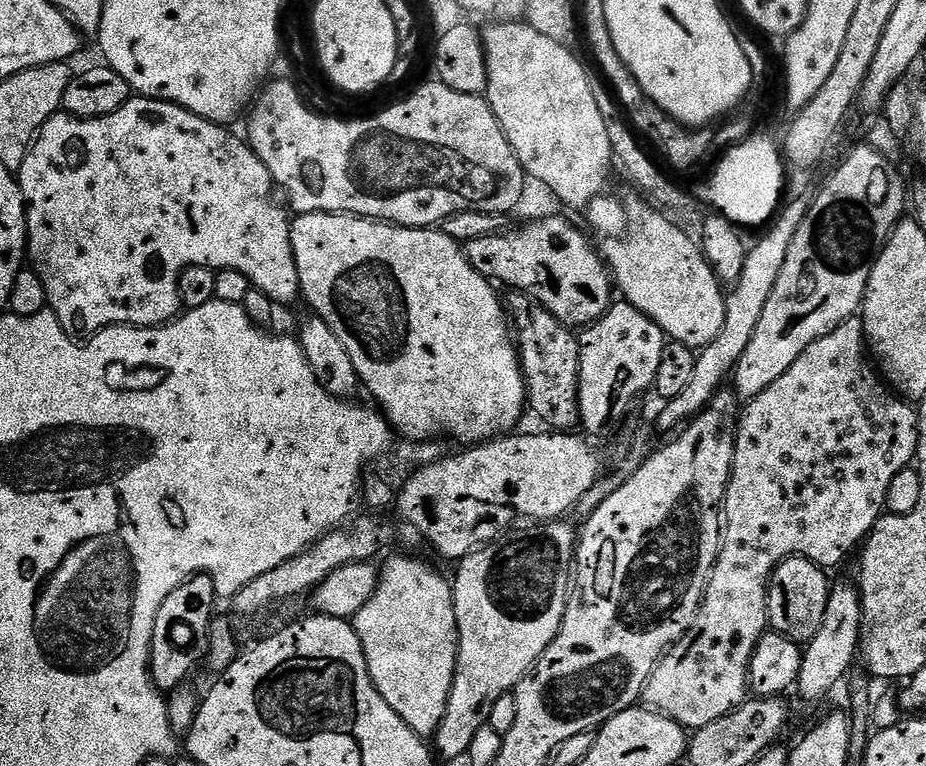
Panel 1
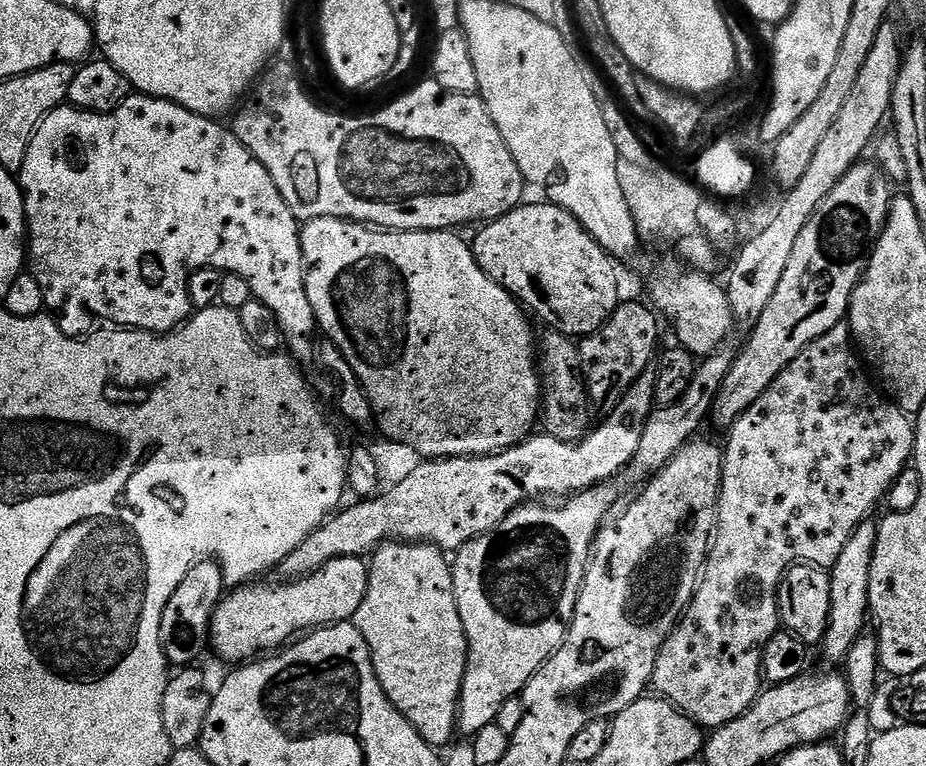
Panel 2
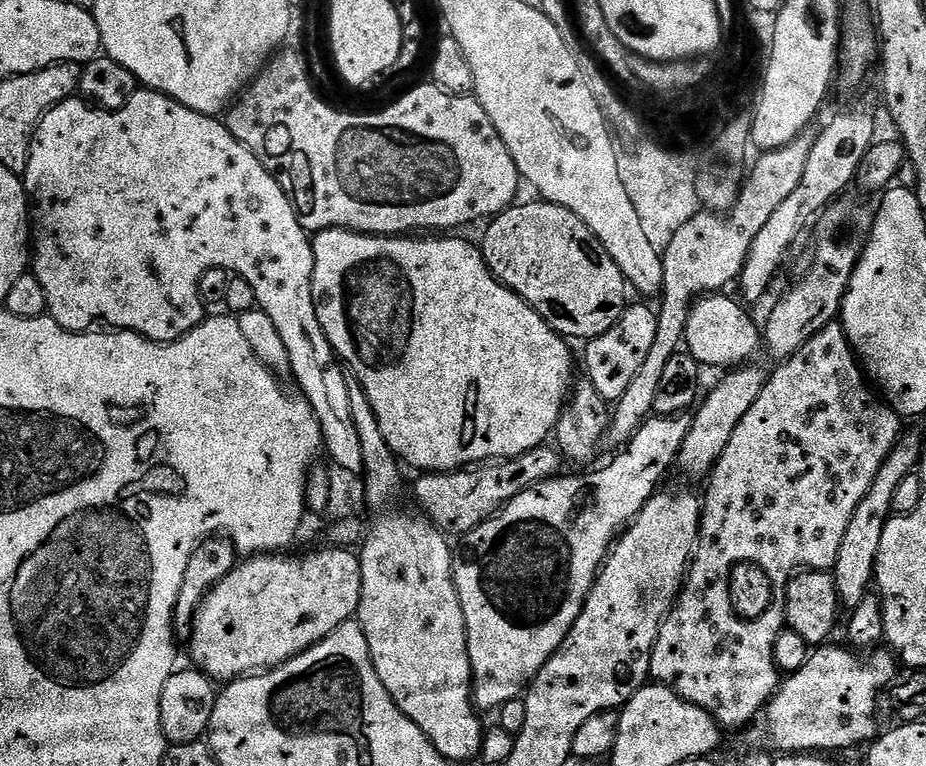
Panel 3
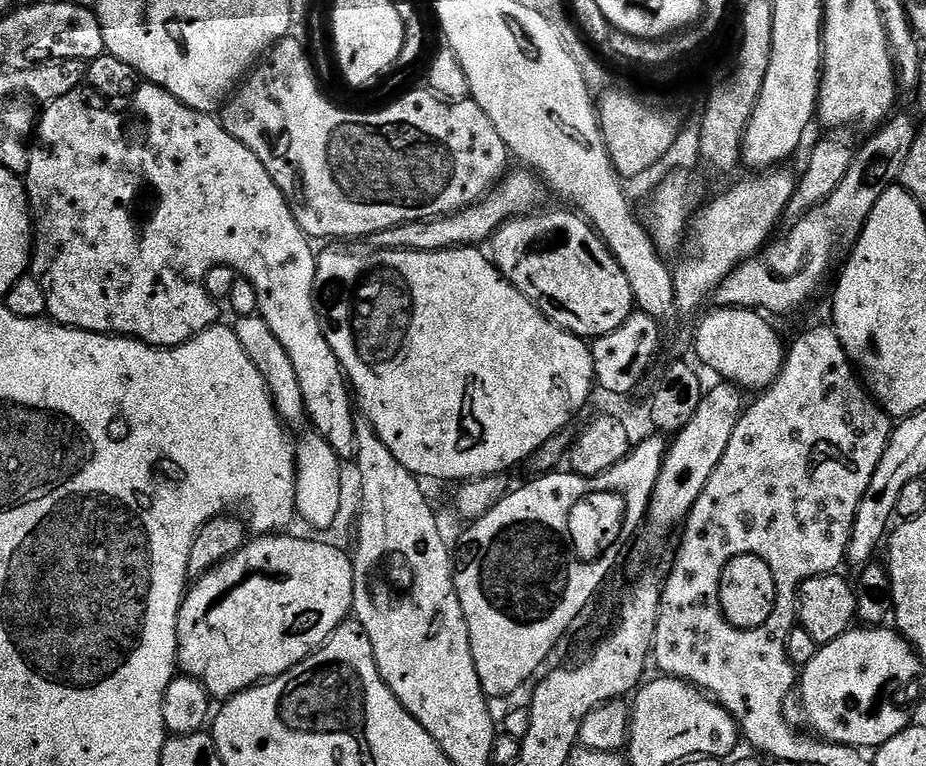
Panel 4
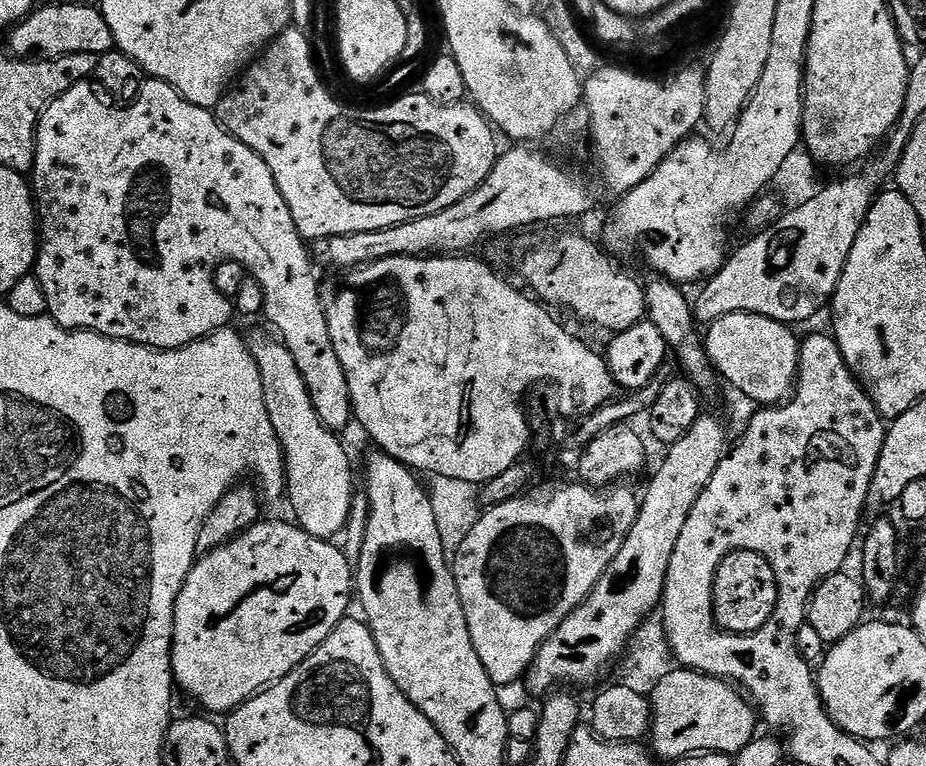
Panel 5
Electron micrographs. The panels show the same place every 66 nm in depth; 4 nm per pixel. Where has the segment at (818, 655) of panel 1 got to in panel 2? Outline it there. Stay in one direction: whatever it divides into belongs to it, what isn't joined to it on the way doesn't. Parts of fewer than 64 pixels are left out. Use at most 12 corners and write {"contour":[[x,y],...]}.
{"contour":[[878,524],[850,534],[830,569],[824,656],[847,658],[869,619]]}

